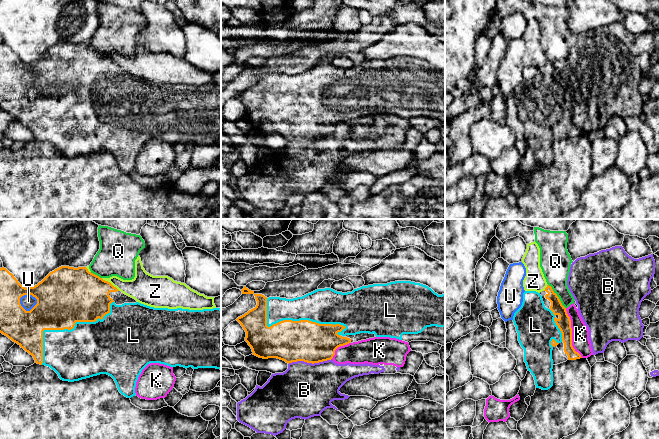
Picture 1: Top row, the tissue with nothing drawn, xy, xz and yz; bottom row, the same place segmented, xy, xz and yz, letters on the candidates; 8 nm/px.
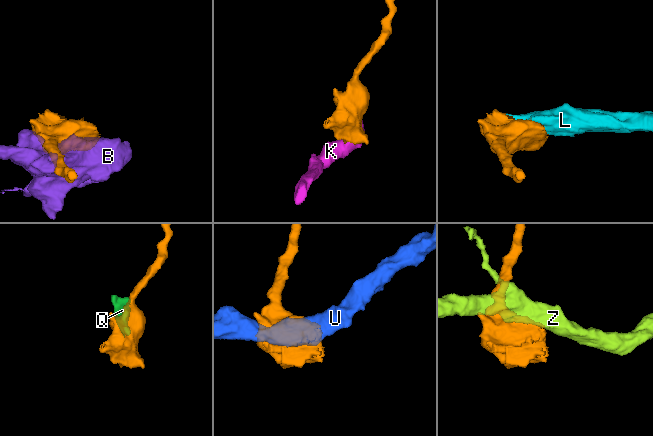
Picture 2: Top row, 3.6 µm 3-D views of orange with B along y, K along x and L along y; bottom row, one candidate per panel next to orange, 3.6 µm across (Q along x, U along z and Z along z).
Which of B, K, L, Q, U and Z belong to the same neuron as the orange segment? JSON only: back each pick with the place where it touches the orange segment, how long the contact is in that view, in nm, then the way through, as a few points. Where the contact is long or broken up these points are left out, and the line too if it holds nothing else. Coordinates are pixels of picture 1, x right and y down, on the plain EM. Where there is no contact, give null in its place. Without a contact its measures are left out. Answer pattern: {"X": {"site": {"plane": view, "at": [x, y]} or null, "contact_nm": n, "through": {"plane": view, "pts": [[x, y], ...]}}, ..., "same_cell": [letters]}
{"L": {"site": {"plane": "xz", "at": [293, 97]}, "contact_nm": 700}, "same_cell": ["L"]}

